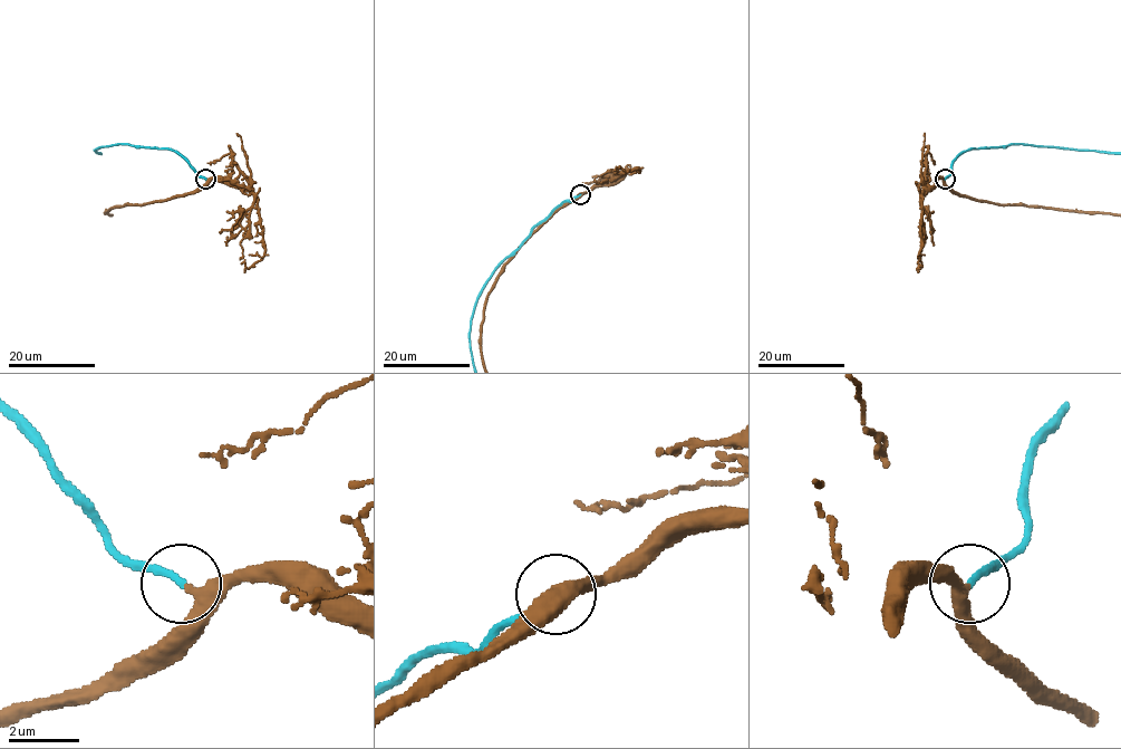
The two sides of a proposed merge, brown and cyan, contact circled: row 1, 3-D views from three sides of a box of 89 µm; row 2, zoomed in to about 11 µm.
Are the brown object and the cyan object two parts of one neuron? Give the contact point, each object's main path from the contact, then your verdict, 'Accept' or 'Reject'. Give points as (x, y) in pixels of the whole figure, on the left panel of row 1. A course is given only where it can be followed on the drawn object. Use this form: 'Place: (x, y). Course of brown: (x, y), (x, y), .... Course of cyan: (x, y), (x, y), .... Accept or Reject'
Place: (205, 179). Accept

